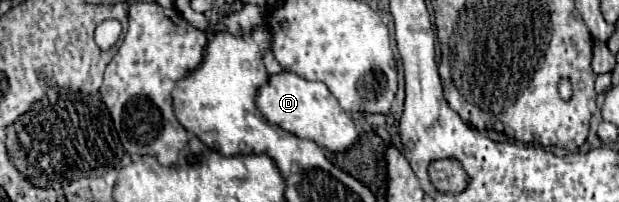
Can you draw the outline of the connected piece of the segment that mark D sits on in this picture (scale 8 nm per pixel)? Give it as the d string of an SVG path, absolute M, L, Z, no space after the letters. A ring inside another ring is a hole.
M286 70L272 74L268 82L256 92L256 108L268 122L298 138L314 140L318 146L324 146L330 152L344 152L358 140L358 130L352 116L340 108L338 100L330 94L326 84L304 80L298 74Z

